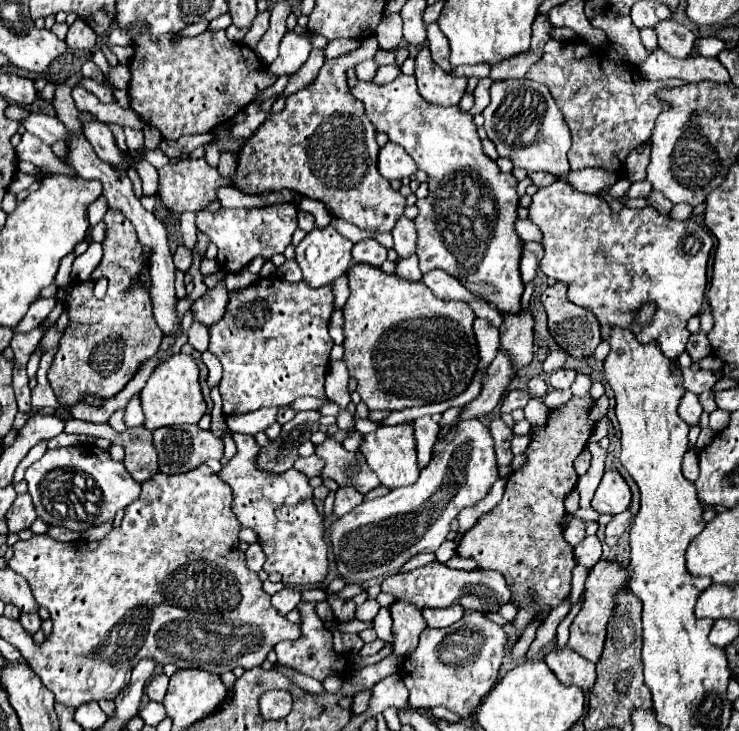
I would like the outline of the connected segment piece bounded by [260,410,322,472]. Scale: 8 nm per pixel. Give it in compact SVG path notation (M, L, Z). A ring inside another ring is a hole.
M318 410L298 412L292 422L282 426L282 434L272 440L272 448L262 448L260 468L268 468L270 472L286 472L292 468L300 444L320 430L320 418L322 414Z

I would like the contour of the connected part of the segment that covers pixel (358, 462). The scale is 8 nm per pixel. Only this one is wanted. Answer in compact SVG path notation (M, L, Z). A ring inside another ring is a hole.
M326 438L316 446L316 456L326 464L322 468L322 476L332 478L338 486L354 486L362 494L380 486L376 474L368 468L362 452L348 452L334 438Z

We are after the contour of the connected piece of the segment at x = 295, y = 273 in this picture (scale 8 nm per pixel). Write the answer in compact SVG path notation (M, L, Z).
M286 260L280 268L278 268L278 274L288 280L288 282L298 282L302 278L302 270L298 266L296 260Z

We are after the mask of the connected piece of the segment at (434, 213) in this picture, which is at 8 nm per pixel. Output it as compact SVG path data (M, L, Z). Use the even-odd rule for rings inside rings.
M400 74L394 82L384 86L376 86L374 82L358 82L350 92L364 102L366 116L374 128L378 132L386 132L388 138L400 144L412 156L416 166L428 174L430 192L426 198L416 202L418 216L414 220L418 230L420 270L444 270L460 278L460 282L464 282L466 288L472 288L472 292L480 292L480 296L496 304L500 310L518 312L524 292L524 282L520 278L524 240L520 240L514 228L520 202L520 196L516 192L518 180L512 174L504 174L498 164L484 154L472 114L466 114L460 108L432 108L432 104L428 104L418 94L414 76L406 74Z

